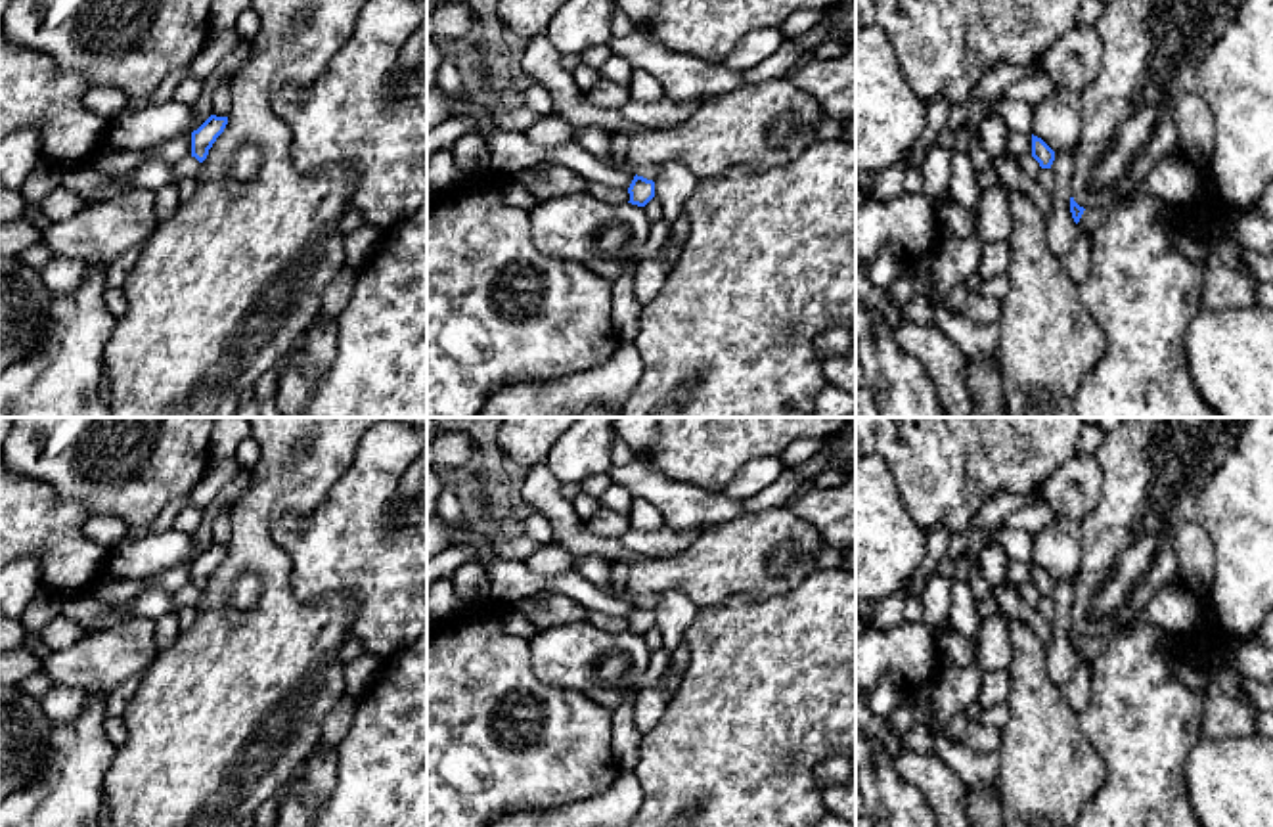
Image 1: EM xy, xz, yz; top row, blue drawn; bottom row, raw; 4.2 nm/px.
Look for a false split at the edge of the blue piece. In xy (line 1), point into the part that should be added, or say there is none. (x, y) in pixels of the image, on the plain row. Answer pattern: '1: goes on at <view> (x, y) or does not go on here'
1: does not go on here

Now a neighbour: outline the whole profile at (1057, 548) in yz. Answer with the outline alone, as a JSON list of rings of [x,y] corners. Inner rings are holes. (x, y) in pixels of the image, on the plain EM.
[[[1057,513],[1053,523],[1032,534],[1032,563],[1041,567],[1055,582],[1076,576],[1082,561],[1080,521]]]

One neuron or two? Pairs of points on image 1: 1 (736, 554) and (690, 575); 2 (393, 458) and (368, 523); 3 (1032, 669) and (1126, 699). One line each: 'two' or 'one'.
1: one
2: one
3: two

